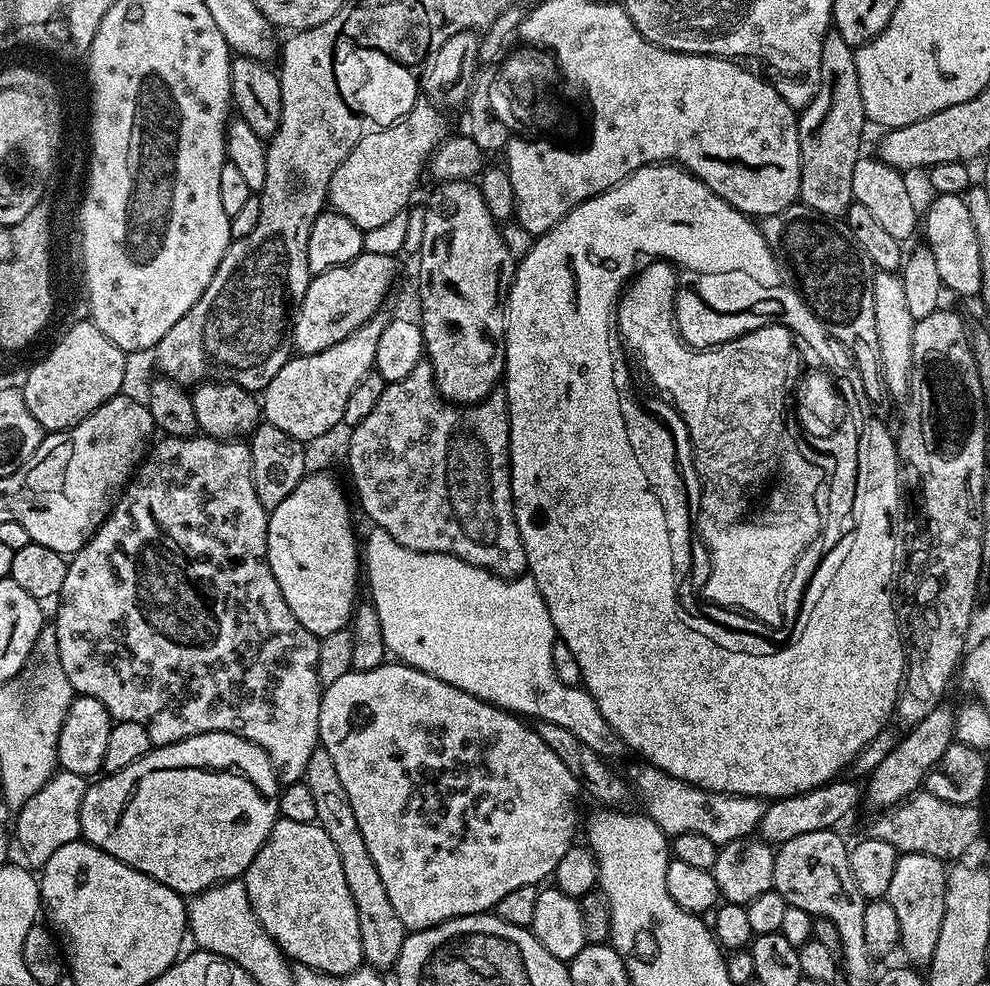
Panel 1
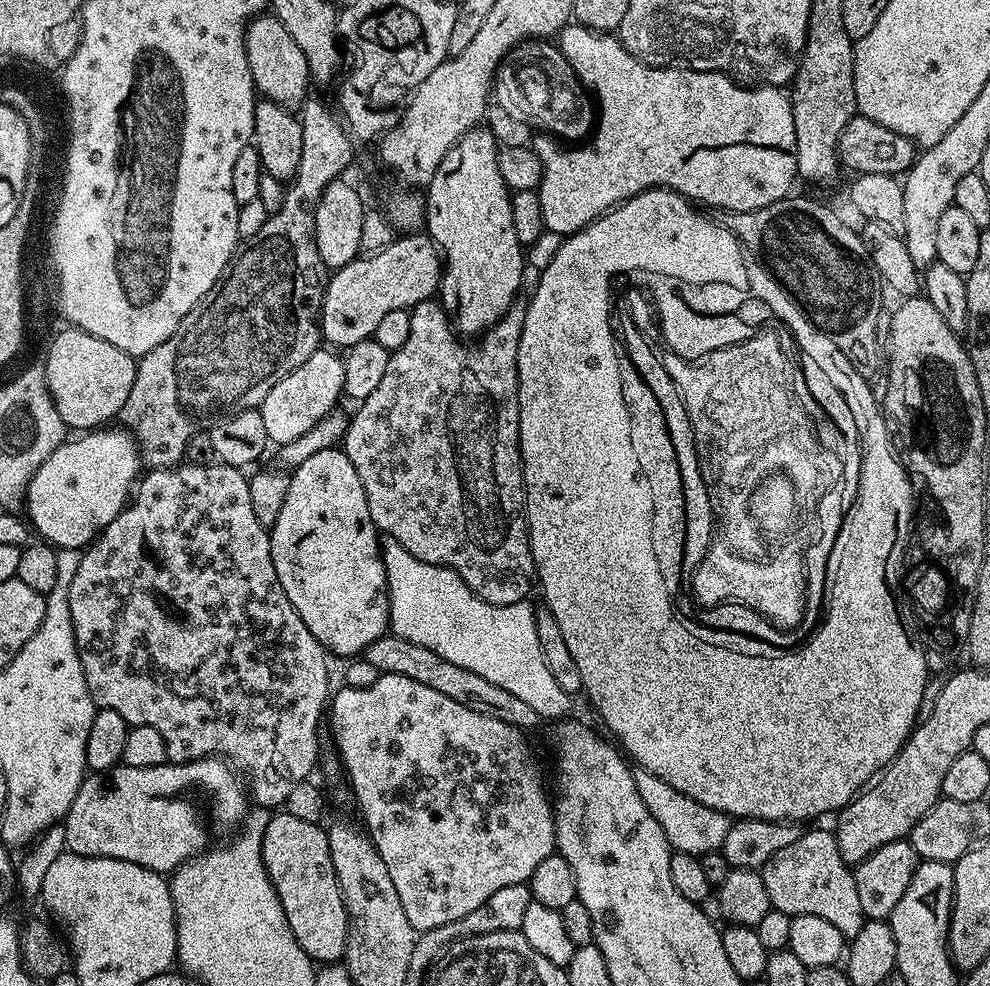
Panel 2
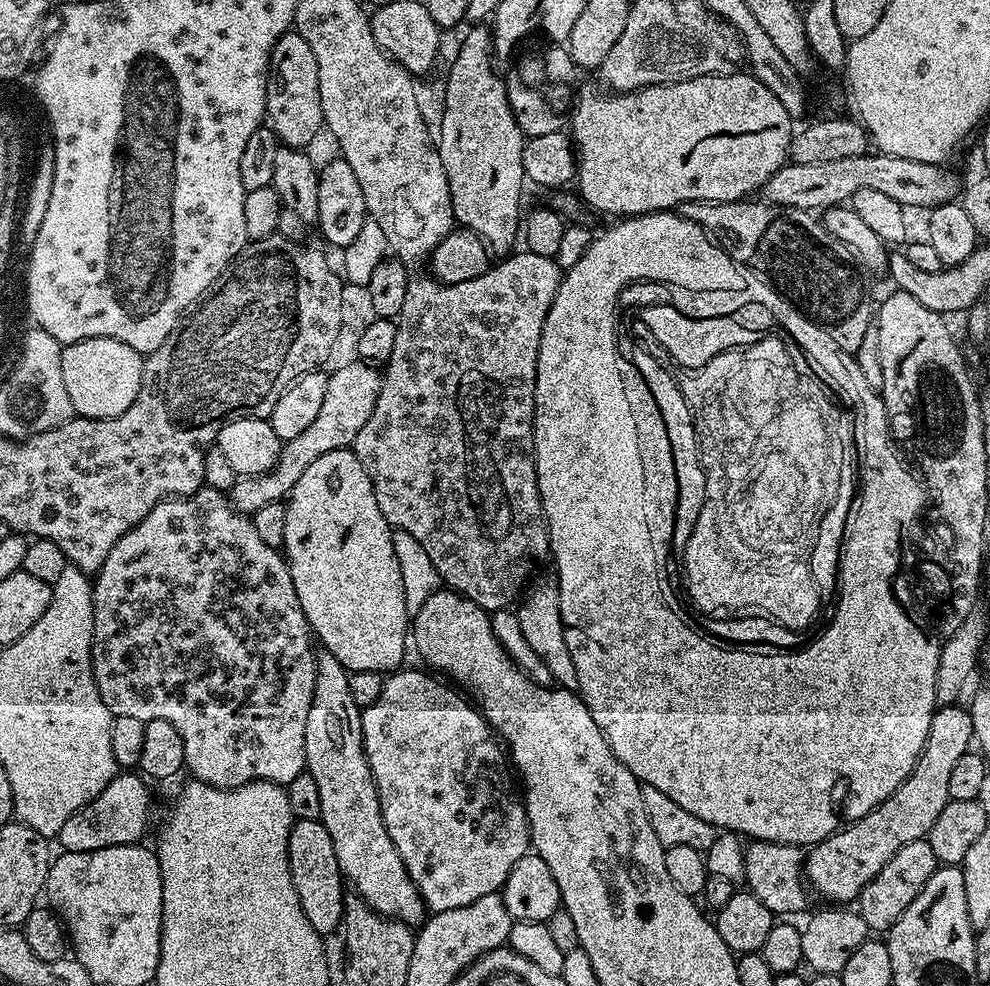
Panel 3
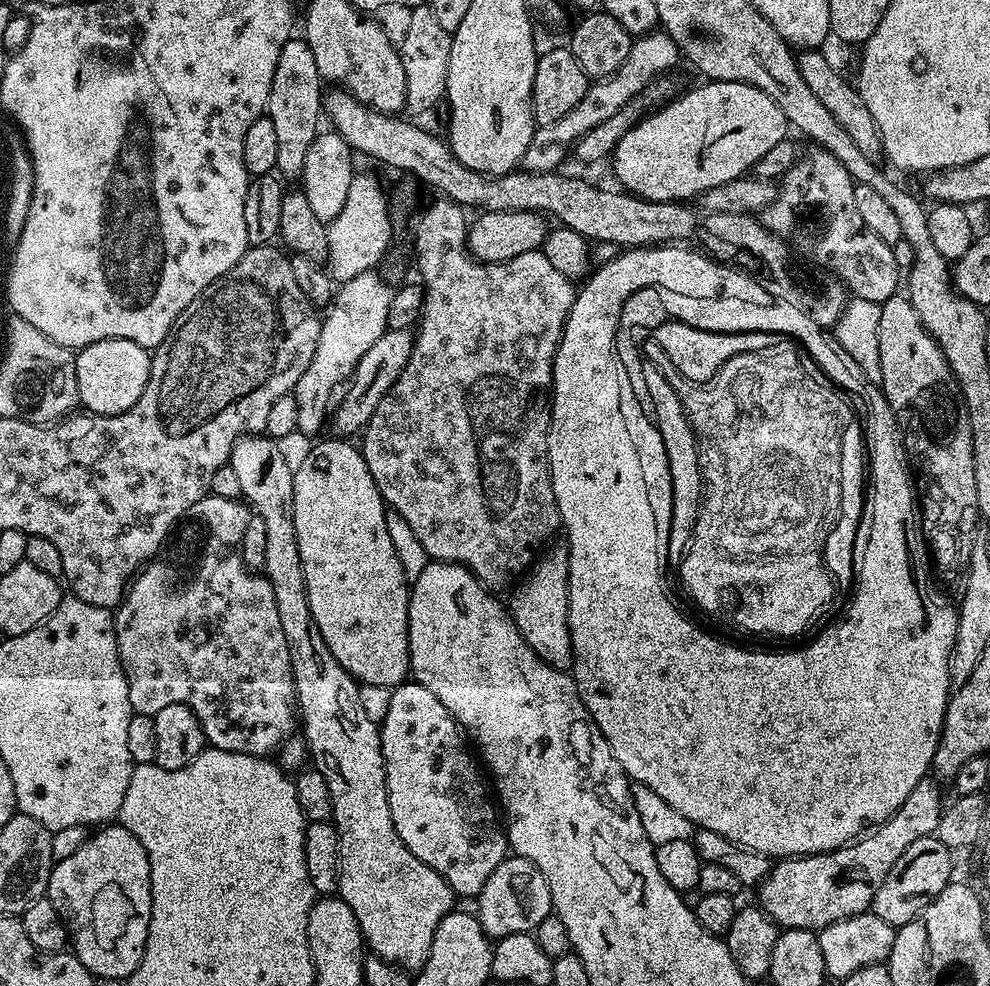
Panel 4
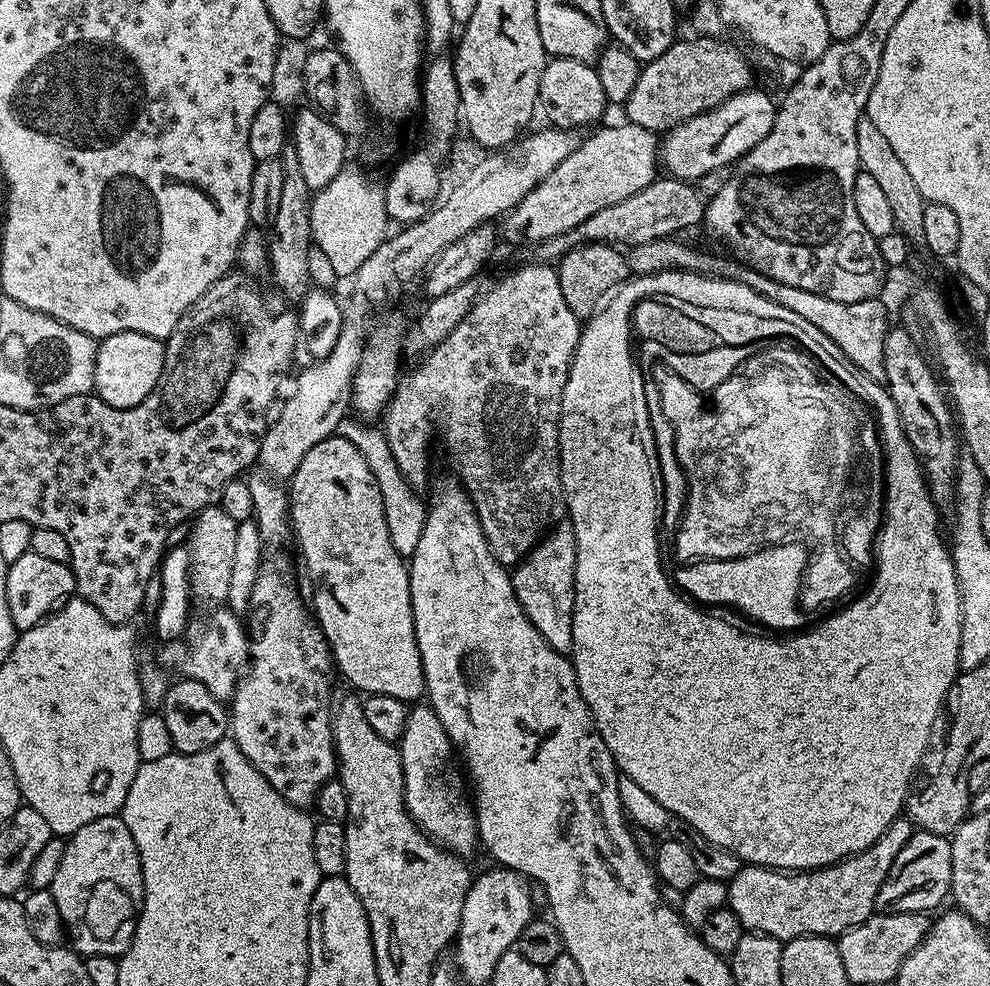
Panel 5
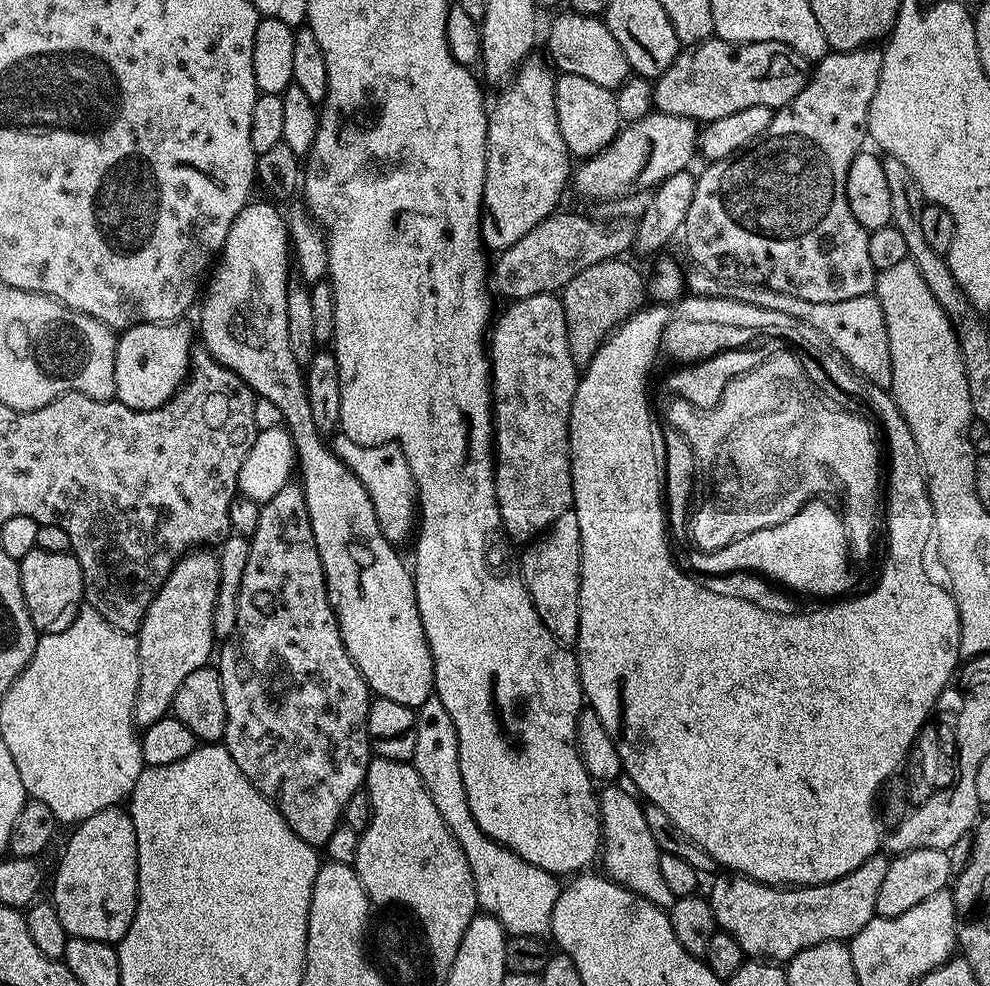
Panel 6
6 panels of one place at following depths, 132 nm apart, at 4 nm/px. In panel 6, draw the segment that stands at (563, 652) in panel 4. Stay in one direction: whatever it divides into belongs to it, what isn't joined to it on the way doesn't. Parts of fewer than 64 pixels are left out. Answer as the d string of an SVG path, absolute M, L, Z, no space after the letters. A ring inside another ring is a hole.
M570 510L561 514L548 529L541 532L535 540L527 545L528 548L518 556L520 572L524 575L524 585L528 588L530 598L534 602L534 610L538 610L538 618L554 634L554 638L565 646L575 645L578 638L578 622L580 621L580 527L578 514Z

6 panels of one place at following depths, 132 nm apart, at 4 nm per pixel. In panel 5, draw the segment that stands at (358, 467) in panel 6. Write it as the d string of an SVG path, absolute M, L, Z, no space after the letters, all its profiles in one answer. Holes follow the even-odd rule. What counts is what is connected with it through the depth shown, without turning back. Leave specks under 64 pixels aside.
M346 418L340 423L339 435L345 436L366 458L366 466L370 466L370 474L374 474L374 482L378 482L378 490L382 490L382 506L386 514L386 526L390 530L390 542L394 542L394 550L405 558L411 558L414 550L418 550L418 540L422 538L424 523L428 517L425 501L420 501L421 493L413 488L411 482L398 470L398 462L394 462L394 454L390 454L390 442L386 442L386 434L379 427L364 426L359 419Z

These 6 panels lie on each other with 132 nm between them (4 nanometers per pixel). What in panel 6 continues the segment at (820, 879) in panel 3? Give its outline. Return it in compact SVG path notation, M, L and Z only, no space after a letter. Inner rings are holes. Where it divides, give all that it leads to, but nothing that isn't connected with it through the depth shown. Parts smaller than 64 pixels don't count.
M877 854L866 858L858 870L850 870L842 878L825 884L809 884L807 886L773 886L760 884L757 880L751 880L749 876L737 876L735 874L717 875L712 889L706 892L708 905L714 910L717 929L730 938L738 941L742 946L745 957L763 958L768 962L787 962L797 956L802 950L810 946L818 946L822 942L831 940L851 941L852 937L866 926L876 915L876 903L878 902L878 890L886 879L889 857Z

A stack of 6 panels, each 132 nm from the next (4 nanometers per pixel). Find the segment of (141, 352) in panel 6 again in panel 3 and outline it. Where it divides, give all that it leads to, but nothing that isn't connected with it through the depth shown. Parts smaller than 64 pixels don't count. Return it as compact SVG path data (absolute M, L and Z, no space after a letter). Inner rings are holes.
M99 336L86 338L62 348L62 383L70 394L70 406L76 416L109 420L122 414L134 402L144 377L145 357L126 342Z

